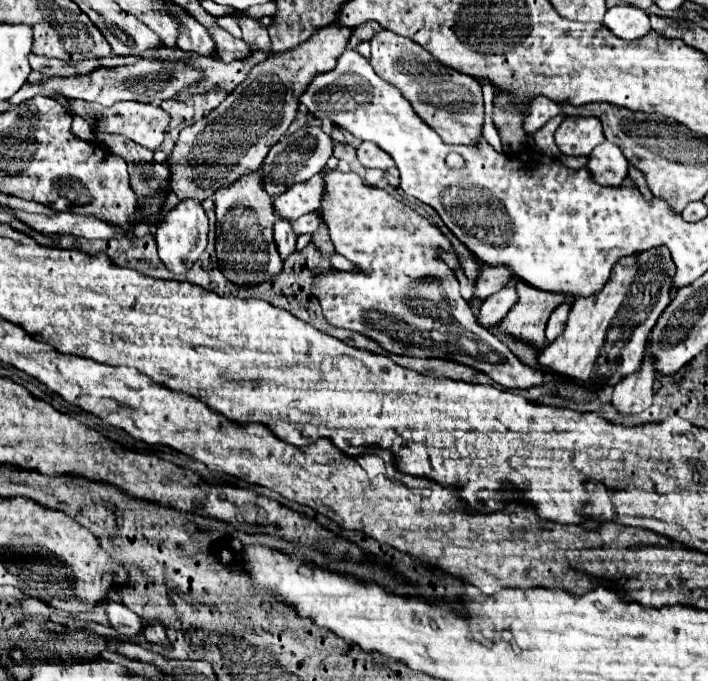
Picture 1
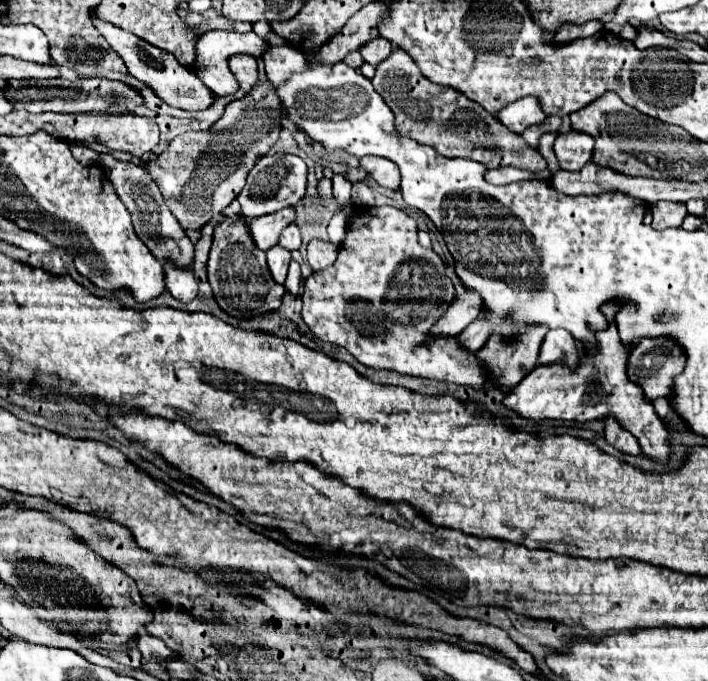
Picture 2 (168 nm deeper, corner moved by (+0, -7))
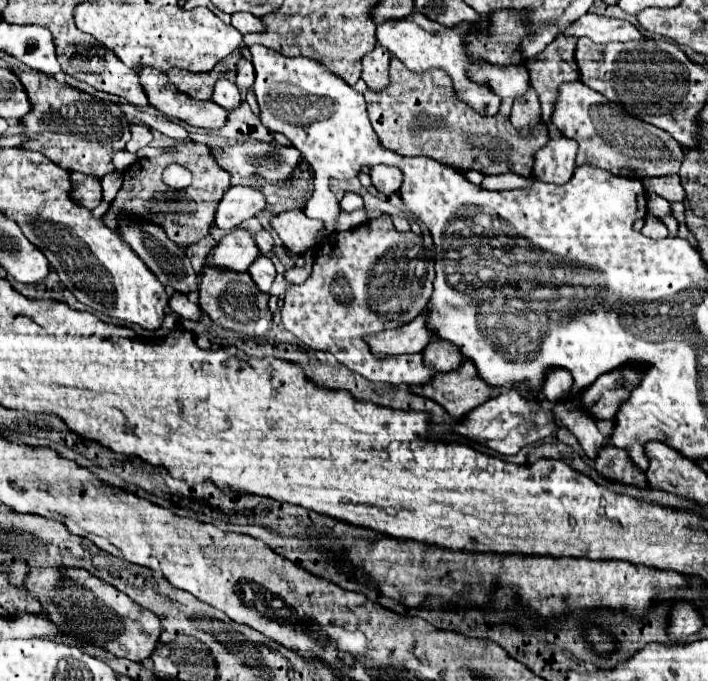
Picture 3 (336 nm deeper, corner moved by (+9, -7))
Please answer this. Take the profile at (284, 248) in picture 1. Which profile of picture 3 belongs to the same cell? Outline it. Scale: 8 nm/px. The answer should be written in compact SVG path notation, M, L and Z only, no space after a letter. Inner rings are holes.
M258 257L258 261L250 265L248 273L260 291L266 291L266 293L270 291L270 285L276 277L276 269L268 257Z

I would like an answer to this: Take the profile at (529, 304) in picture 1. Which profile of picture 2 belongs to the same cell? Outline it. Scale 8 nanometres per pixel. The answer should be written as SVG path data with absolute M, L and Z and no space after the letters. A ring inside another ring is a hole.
M529 325L525 333L515 339L503 339L497 335L487 339L479 353L481 361L489 365L489 373L493 373L497 385L515 387L529 371L533 371L547 331L547 325Z

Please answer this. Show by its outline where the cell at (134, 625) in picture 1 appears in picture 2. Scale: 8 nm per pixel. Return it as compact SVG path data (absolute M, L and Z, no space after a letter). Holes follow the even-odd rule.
M137 635L137 649L141 651L143 659L145 661L153 661L153 663L163 663L165 659L173 657L175 653L165 647L165 643L157 637L151 637L151 635Z

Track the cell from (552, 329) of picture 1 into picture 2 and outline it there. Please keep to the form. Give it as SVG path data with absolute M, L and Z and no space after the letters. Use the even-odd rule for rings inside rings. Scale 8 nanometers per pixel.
M551 329L545 335L545 341L541 345L539 363L553 363L553 361L565 361L567 365L577 365L577 343L565 329Z

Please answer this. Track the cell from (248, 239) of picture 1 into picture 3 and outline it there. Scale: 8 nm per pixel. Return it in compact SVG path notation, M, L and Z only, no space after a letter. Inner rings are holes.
M204 269L202 281L200 281L200 307L208 317L218 323L220 327L232 329L232 323L242 323L248 327L248 323L256 321L272 321L272 313L268 311L268 293L262 293L252 285L252 279L248 273L220 273L220 269Z

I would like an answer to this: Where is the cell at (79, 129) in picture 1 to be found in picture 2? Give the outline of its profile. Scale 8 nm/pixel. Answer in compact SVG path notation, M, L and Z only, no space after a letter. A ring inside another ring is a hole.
M72 144L69 145L69 148L72 152L72 155L82 165L92 165L94 160L97 160L99 157L99 153L82 145Z

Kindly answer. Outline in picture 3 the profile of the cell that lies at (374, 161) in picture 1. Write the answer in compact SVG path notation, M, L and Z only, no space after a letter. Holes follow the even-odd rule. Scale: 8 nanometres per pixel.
M376 165L370 169L370 177L372 177L372 185L386 195L398 193L404 175L400 173L400 169L396 167L386 167L386 165Z

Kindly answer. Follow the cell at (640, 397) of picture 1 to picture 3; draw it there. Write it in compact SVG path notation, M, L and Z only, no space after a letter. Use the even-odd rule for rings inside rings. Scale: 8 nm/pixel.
M608 443L602 447L596 463L596 471L600 477L624 485L636 485L636 487L646 487L646 477L642 471L636 469L636 465L630 461L630 457L620 451L610 447Z

